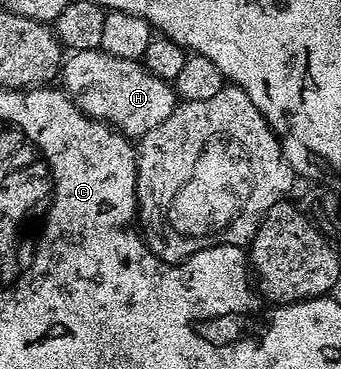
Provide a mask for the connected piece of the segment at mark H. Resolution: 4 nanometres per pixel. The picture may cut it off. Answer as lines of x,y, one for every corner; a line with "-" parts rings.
103,49
73,50
70,55
59,71
59,82
65,93
87,117
108,122
130,140
139,140
151,128
163,124
177,107
177,91
138,60
111,56

